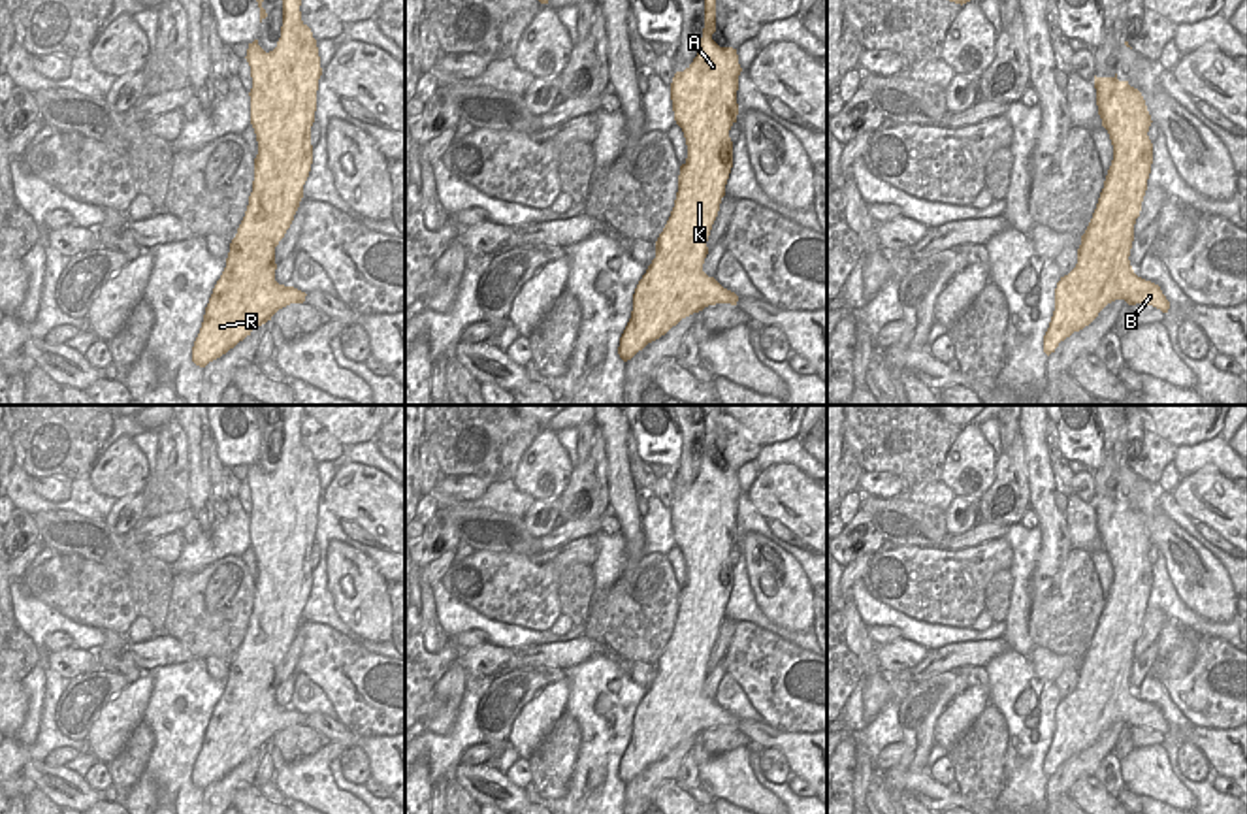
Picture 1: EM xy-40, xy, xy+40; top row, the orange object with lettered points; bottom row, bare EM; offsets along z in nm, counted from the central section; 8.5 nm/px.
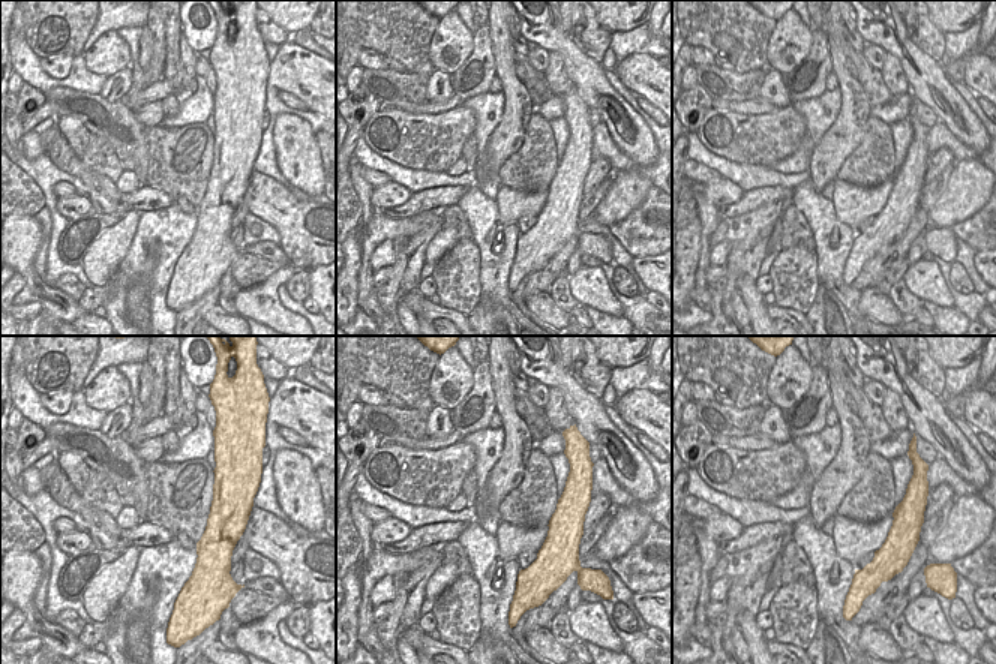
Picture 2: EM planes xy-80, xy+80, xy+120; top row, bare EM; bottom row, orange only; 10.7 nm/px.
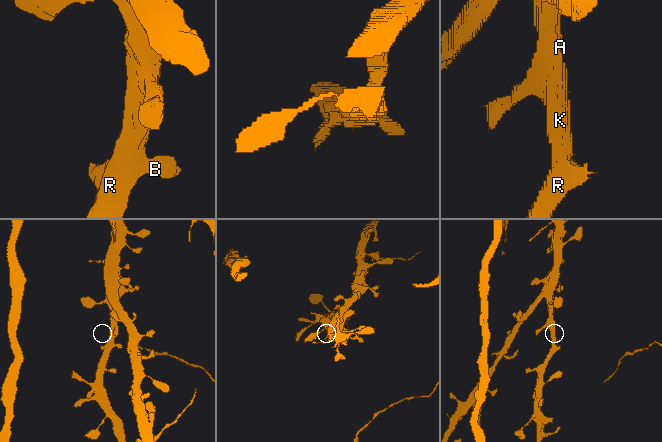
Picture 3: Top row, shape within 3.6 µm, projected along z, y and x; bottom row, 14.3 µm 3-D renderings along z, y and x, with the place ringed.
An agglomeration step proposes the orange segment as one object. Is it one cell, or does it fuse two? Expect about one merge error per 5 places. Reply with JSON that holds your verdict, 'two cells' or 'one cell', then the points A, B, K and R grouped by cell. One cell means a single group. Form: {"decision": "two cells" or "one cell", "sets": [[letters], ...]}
{"decision": "one cell", "sets": [["A", "B", "K", "R"]]}

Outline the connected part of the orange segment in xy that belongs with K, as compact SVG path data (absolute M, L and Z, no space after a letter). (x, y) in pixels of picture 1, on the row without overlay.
M699 405L699 407L704 415L704 450L703 450L699 473L693 484L684 494L674 496L671 505L674 543L684 554L688 567L688 580L680 588L674 629L671 633L671 639L663 654L656 663L656 680L648 688L646 695L639 703L633 716L631 741L620 759L620 769L618 769L618 776L624 784L631 782L648 765L665 757L682 741L699 735L708 727L716 727L716 725L737 727L738 724L738 718L735 714L723 710L714 699L708 699L703 693L703 686L708 676L706 663L712 646L718 639L721 620L725 618L725 607L733 590L733 563L729 560L729 552L737 545L737 537L738 537L737 513L738 513L738 497L742 490L738 486L737 471L720 469L712 462L712 456L716 454L716 418L723 413L721 405Z

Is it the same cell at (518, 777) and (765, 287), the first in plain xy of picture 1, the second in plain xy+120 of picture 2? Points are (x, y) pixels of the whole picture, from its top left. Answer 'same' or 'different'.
same

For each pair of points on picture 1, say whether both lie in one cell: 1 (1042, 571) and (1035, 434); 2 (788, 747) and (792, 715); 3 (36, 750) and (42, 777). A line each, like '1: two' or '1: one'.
1: one
2: two
3: two

